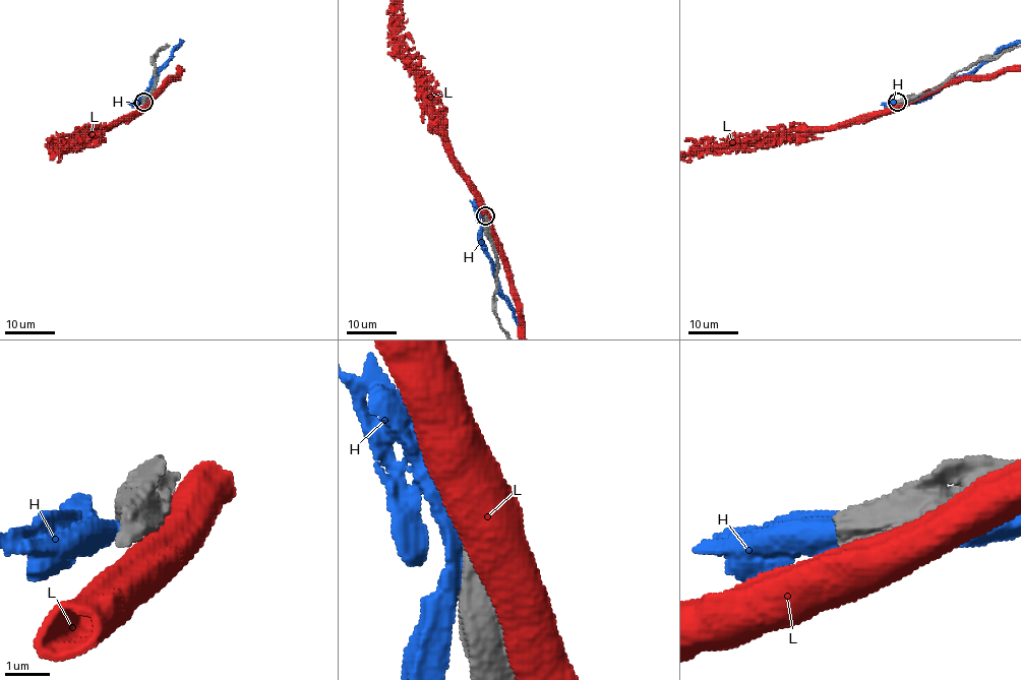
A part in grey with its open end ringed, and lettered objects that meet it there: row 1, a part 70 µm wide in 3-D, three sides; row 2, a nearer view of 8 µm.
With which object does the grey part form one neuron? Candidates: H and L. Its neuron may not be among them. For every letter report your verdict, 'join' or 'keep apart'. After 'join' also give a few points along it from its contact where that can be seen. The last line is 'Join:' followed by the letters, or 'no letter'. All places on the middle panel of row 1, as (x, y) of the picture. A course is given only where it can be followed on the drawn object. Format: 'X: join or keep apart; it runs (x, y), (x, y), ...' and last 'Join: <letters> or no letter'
H: keep apart
L: keep apart
Join: no letter

